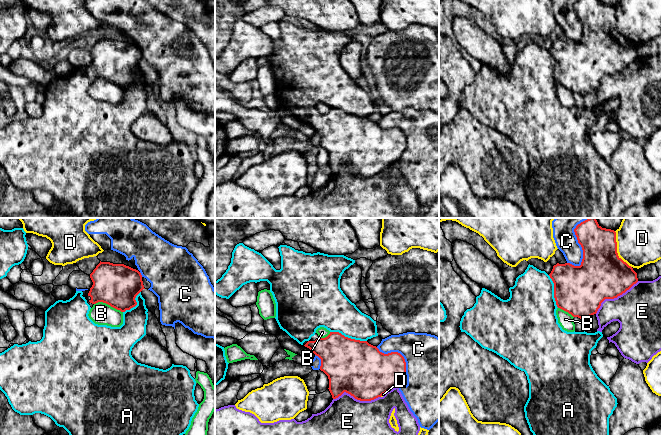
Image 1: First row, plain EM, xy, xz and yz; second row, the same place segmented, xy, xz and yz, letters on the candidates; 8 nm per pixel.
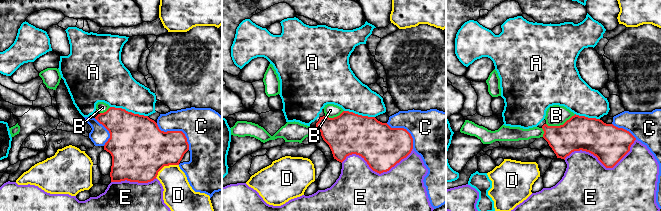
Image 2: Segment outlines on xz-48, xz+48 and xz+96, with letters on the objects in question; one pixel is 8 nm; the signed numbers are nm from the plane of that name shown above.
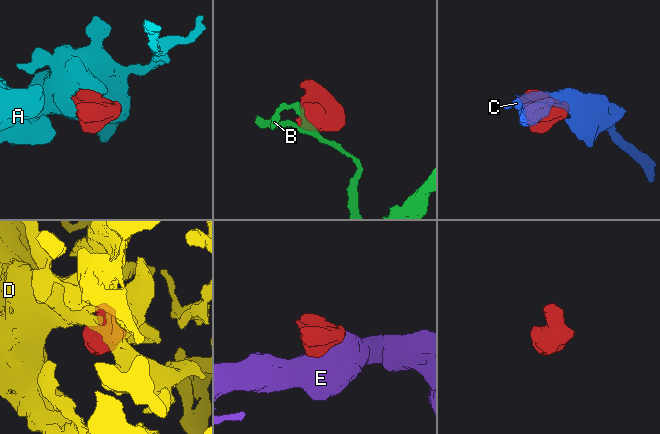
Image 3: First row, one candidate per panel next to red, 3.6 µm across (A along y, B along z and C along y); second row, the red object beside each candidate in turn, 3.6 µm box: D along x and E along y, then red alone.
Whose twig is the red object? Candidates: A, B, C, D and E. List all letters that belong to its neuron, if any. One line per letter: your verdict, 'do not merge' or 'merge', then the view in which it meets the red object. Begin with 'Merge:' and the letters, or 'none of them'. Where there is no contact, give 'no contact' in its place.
Merge: A
A: merge | xz
B: do not merge | xy
C: do not merge | yz
D: do not merge | yz
E: do not merge | xz

